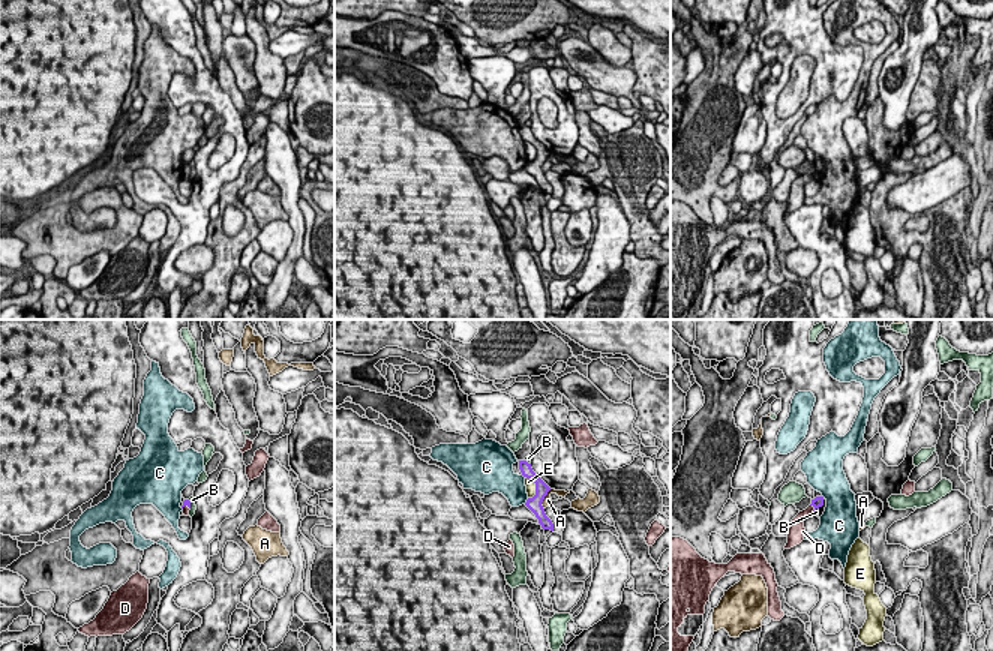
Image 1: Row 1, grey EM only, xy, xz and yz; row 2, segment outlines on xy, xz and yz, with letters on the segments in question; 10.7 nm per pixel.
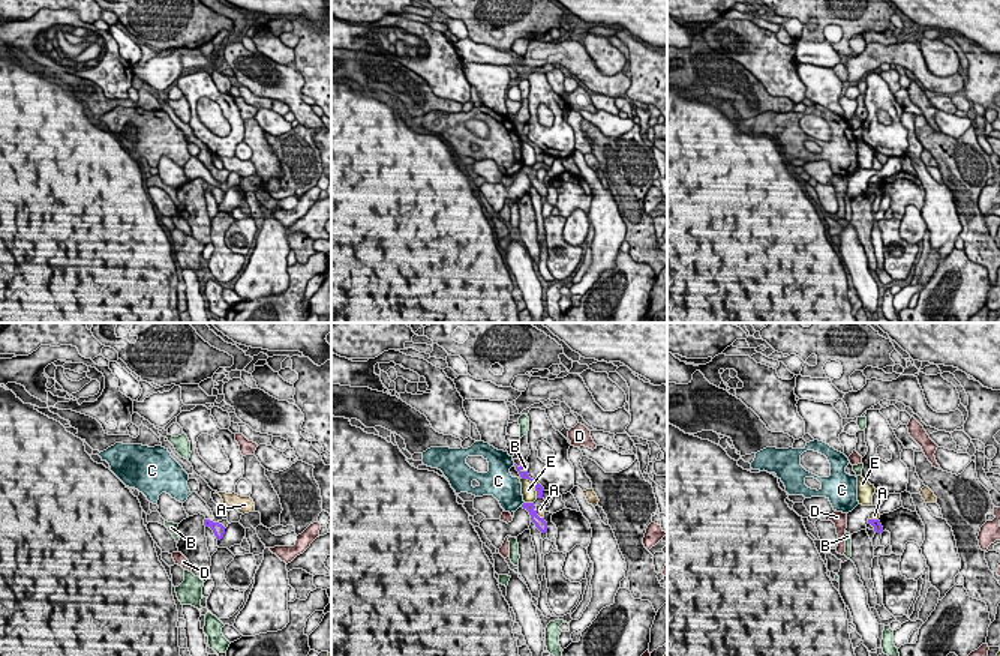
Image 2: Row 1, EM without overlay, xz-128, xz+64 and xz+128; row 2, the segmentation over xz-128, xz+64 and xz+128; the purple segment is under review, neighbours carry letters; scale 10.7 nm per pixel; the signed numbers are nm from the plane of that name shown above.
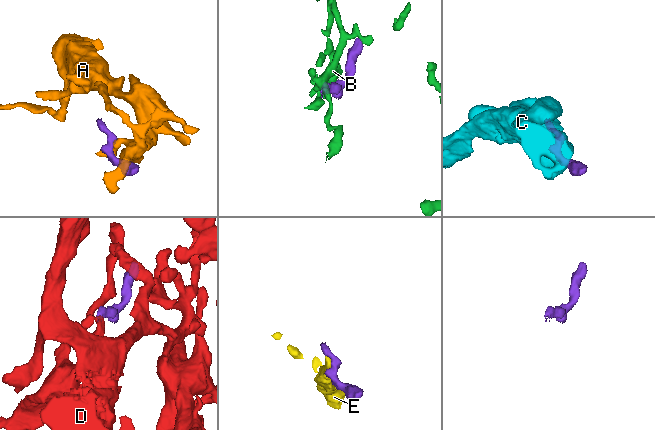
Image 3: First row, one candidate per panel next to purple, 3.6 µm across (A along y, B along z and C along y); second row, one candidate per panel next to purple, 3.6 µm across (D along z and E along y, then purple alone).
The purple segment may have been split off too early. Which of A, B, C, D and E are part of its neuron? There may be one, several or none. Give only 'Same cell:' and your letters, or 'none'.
Same cell: D

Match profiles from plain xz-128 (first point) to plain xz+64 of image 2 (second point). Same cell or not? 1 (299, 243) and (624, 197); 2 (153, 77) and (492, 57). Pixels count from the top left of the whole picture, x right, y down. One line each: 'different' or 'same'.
1: same
2: different

